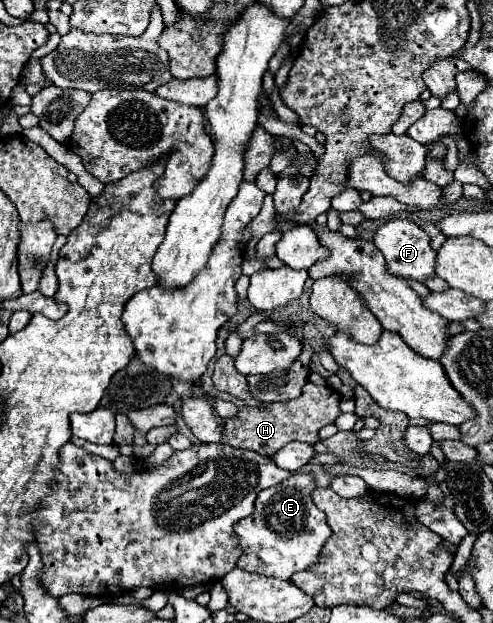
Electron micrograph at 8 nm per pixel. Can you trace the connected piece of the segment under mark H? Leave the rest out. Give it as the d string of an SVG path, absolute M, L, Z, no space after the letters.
M308 381L298 399L292 399L286 403L270 403L266 405L266 409L242 407L238 411L238 417L224 421L224 443L232 447L250 449L260 455L274 455L290 441L316 443L320 427L334 423L334 419L340 415L338 403L340 403L338 391L334 391L328 385L318 387Z

